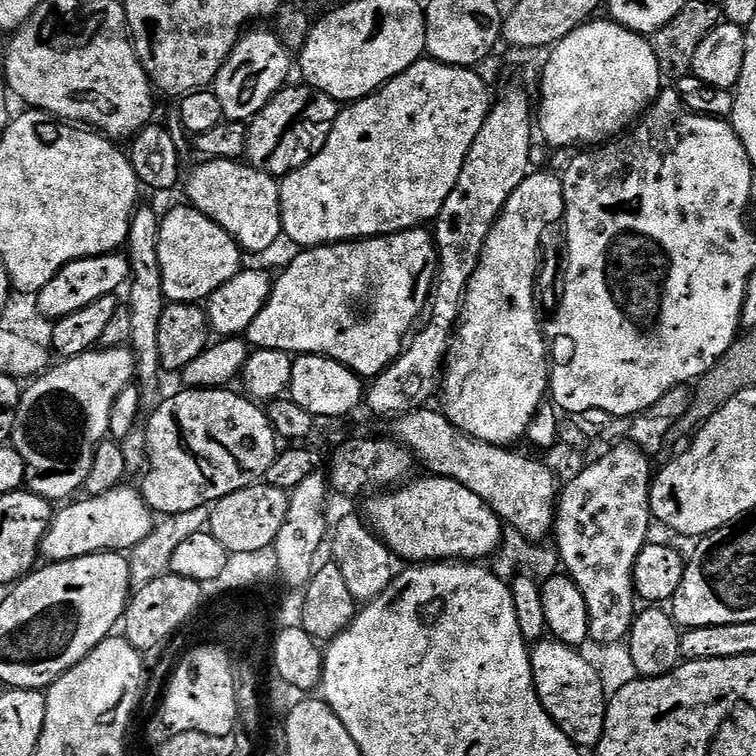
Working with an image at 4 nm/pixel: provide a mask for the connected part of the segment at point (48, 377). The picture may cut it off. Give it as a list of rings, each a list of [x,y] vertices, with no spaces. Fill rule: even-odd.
[[[126,346],[92,349],[58,363],[35,377],[21,391],[10,441],[11,447],[24,459],[25,487],[49,502],[65,501],[85,485],[95,450],[109,435],[111,412],[106,410],[112,409],[118,395],[133,383],[133,376],[138,372],[136,355]]]

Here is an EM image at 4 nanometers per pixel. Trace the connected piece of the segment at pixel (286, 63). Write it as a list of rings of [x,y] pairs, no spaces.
[[[268,30],[245,31],[232,48],[228,60],[220,68],[212,83],[212,91],[221,103],[225,121],[247,123],[276,96],[287,80],[294,62],[291,51],[281,42],[279,35]]]

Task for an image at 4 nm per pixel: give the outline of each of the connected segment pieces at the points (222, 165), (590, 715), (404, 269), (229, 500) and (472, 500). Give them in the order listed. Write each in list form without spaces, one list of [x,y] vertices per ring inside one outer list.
[[[205,159],[200,163],[204,164],[198,165],[188,176],[187,203],[209,216],[218,226],[225,228],[245,253],[264,252],[267,248],[274,247],[276,239],[281,239],[282,236],[279,183],[265,172],[260,172],[244,162]]]
[[[545,638],[539,641],[531,649],[530,655],[532,658],[532,681],[536,684],[536,693],[548,717],[567,734],[577,748],[581,750],[595,749],[596,743],[604,733],[604,719],[608,709],[600,674],[580,656],[579,651],[573,645],[564,644],[555,638]]]
[[[411,228],[389,236],[321,244],[318,248],[301,251],[301,256],[294,257],[288,269],[280,277],[275,277],[268,301],[262,306],[258,318],[250,322],[246,333],[249,345],[256,350],[269,348],[289,354],[328,356],[361,378],[379,376],[404,351],[410,333],[425,315],[432,294],[438,257],[433,233],[424,231],[428,230]]]
[[[257,482],[217,500],[209,511],[208,530],[230,554],[263,552],[271,549],[286,521],[289,493],[267,482]]]
[[[431,474],[425,477],[425,480],[413,479],[411,482],[401,483],[395,491],[381,491],[373,495],[373,500],[368,504],[367,523],[387,544],[393,557],[400,559],[401,556],[402,559],[408,560],[404,562],[480,562],[485,559],[483,556],[491,557],[501,547],[500,517],[492,511],[489,504],[478,498],[478,494],[466,490],[466,486],[462,486],[457,480]]]

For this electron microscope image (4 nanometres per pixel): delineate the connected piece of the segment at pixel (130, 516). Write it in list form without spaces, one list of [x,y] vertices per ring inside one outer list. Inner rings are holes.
[[[119,486],[101,496],[85,495],[83,499],[77,504],[65,503],[65,508],[53,515],[40,544],[39,555],[45,561],[77,560],[80,556],[94,556],[101,552],[124,554],[152,533],[154,513],[144,501],[144,493],[139,487]]]

